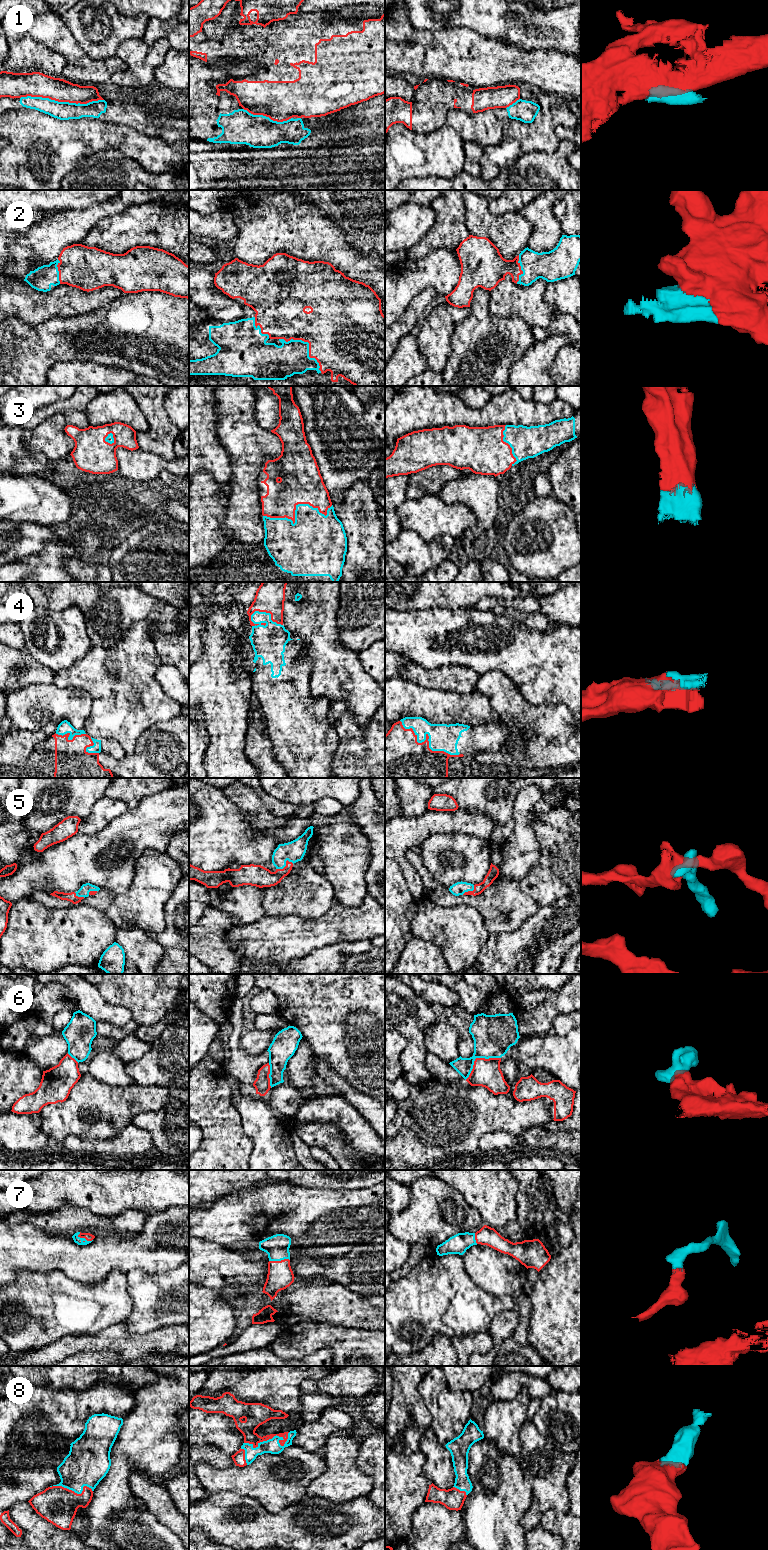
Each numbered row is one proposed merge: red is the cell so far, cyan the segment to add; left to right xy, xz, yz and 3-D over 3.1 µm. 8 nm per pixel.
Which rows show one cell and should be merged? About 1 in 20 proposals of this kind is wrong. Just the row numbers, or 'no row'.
1, 2, 3, 4, 5, 7, 8

